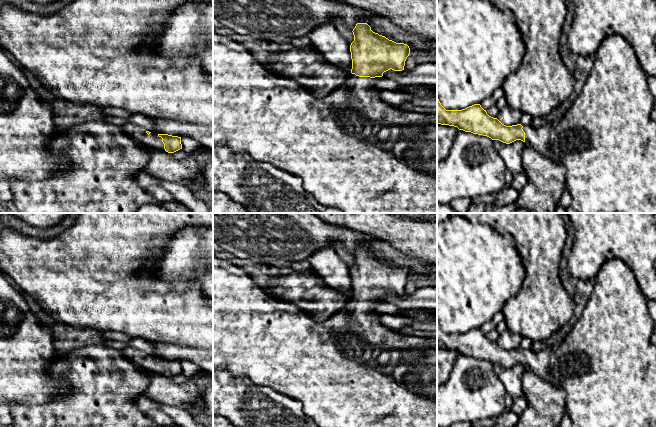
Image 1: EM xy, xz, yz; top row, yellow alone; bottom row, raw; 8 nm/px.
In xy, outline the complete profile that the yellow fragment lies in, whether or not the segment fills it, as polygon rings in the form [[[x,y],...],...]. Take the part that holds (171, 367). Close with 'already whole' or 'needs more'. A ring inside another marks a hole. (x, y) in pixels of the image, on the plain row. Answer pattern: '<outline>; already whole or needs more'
[[[124,347],[121,353],[125,359],[132,361],[138,368],[147,371],[168,377],[182,373],[181,361],[178,360],[151,357],[131,347]]]; needs more

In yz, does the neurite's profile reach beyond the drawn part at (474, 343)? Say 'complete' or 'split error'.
split error

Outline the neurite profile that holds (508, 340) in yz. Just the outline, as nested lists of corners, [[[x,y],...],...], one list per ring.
[[[508,328],[499,335],[497,343],[506,350],[520,348],[522,337]]]

